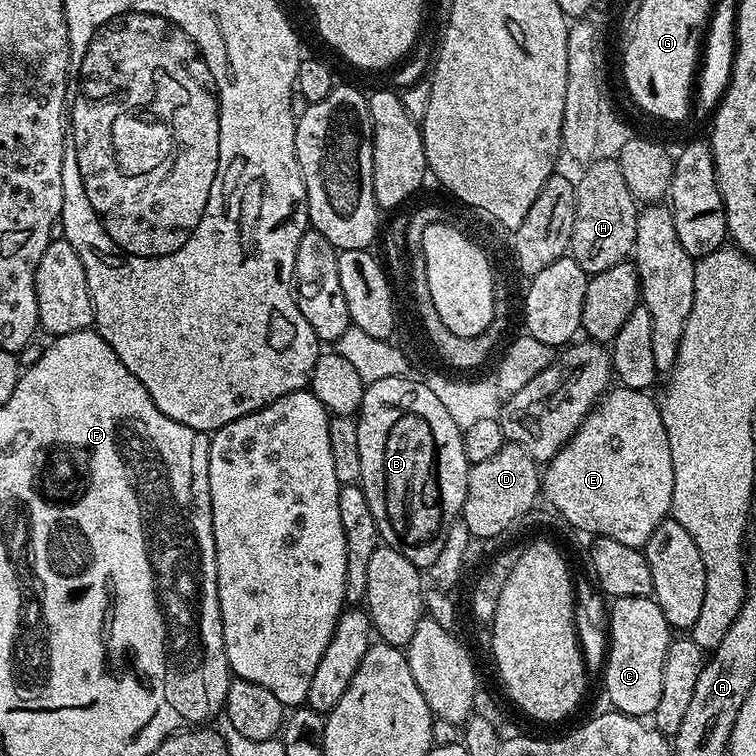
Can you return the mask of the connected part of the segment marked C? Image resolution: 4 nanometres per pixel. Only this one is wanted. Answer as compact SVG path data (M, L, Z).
M651 596L615 598L610 604L608 618L610 647L602 669L604 692L613 709L627 716L648 718L662 698L662 666L666 662L666 650L670 629L662 610Z

